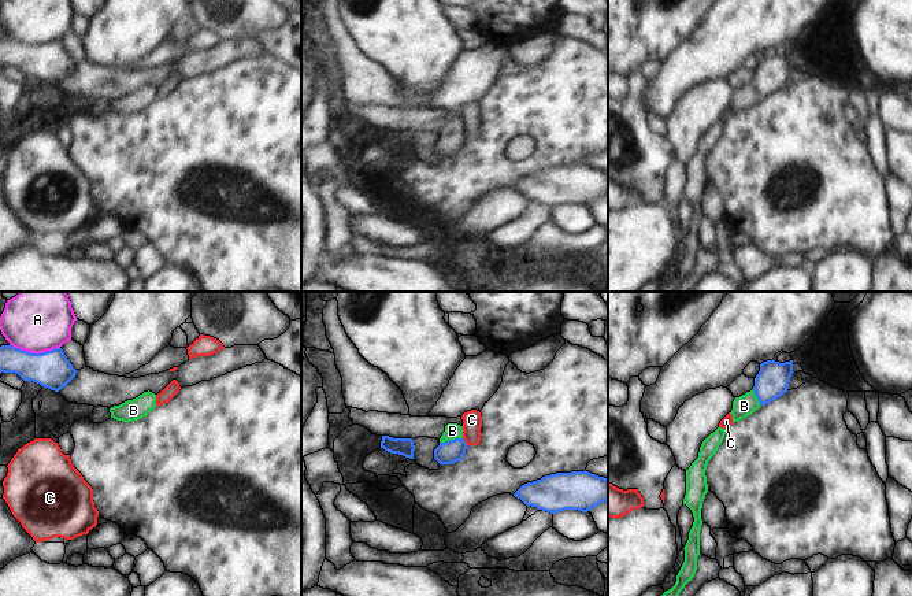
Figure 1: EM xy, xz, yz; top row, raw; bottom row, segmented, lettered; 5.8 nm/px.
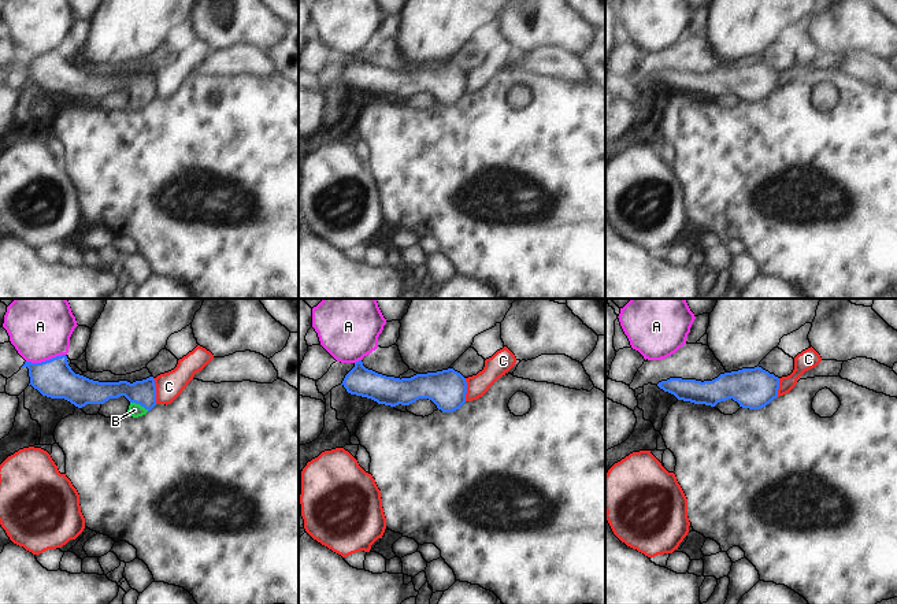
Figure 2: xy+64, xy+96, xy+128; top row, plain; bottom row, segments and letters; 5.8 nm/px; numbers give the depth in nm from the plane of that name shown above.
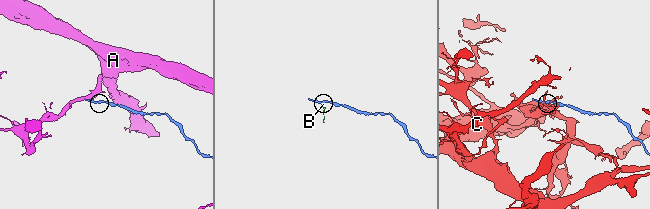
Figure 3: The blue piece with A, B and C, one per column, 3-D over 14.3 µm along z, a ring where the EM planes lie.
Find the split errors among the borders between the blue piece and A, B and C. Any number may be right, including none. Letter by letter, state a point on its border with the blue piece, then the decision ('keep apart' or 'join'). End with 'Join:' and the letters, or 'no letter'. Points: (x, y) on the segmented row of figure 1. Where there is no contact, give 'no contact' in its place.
A: contact xy (34, 354); keep apart
B: contact xz (451, 440); join
C: contact xz (464, 441); keep apart
Join: B

